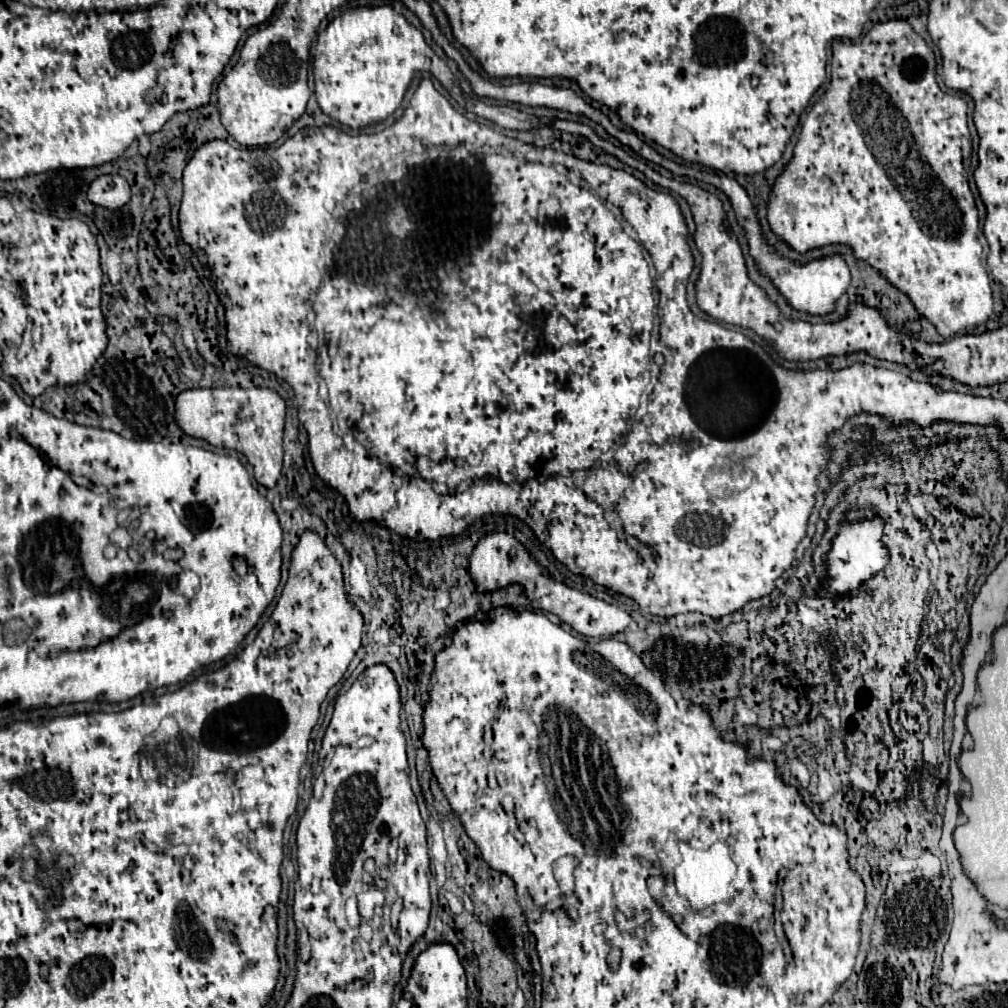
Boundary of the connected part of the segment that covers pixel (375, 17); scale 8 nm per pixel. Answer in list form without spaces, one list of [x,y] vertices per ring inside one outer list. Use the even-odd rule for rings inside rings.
[[[392,5],[354,7],[334,17],[318,35],[312,71],[320,109],[352,129],[392,115],[416,71],[430,71],[444,87],[450,77],[446,61],[432,51],[422,31],[410,25]]]

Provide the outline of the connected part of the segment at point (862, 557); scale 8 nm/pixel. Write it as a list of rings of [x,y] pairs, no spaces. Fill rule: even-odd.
[[[880,515],[862,521],[840,521],[840,531],[832,539],[830,551],[826,553],[826,575],[822,585],[818,587],[818,595],[828,599],[854,595],[868,579],[880,573],[890,561],[890,553],[888,547],[882,543],[882,535],[884,519]]]

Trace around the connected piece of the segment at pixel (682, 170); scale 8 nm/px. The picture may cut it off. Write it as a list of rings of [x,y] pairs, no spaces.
[[[670,163],[670,169],[672,173],[678,173],[678,175],[688,175],[688,177],[694,177],[698,181],[706,181],[710,185],[716,185],[718,189],[722,189],[734,209],[736,209],[736,217],[738,217],[738,223],[744,227],[746,231],[746,237],[748,237],[748,243],[750,243],[750,255],[756,259],[760,271],[764,275],[768,275],[774,285],[780,289],[780,293],[790,301],[790,305],[798,311],[806,311],[810,315],[826,315],[830,311],[834,311],[834,303],[838,301],[838,297],[848,289],[850,285],[850,269],[846,265],[846,261],[842,259],[842,255],[834,253],[834,255],[826,255],[826,257],[820,257],[820,259],[814,259],[814,261],[808,261],[806,265],[804,263],[798,263],[798,261],[792,261],[788,257],[780,257],[776,253],[776,249],[772,245],[766,243],[766,237],[762,233],[762,225],[758,221],[758,211],[752,203],[752,199],[748,197],[746,189],[736,181],[736,179],[730,179],[728,175],[724,173],[702,173],[694,167],[686,167],[686,165],[680,165],[680,163]]]

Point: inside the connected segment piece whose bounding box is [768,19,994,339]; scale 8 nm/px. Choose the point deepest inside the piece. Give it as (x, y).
(893, 186)

